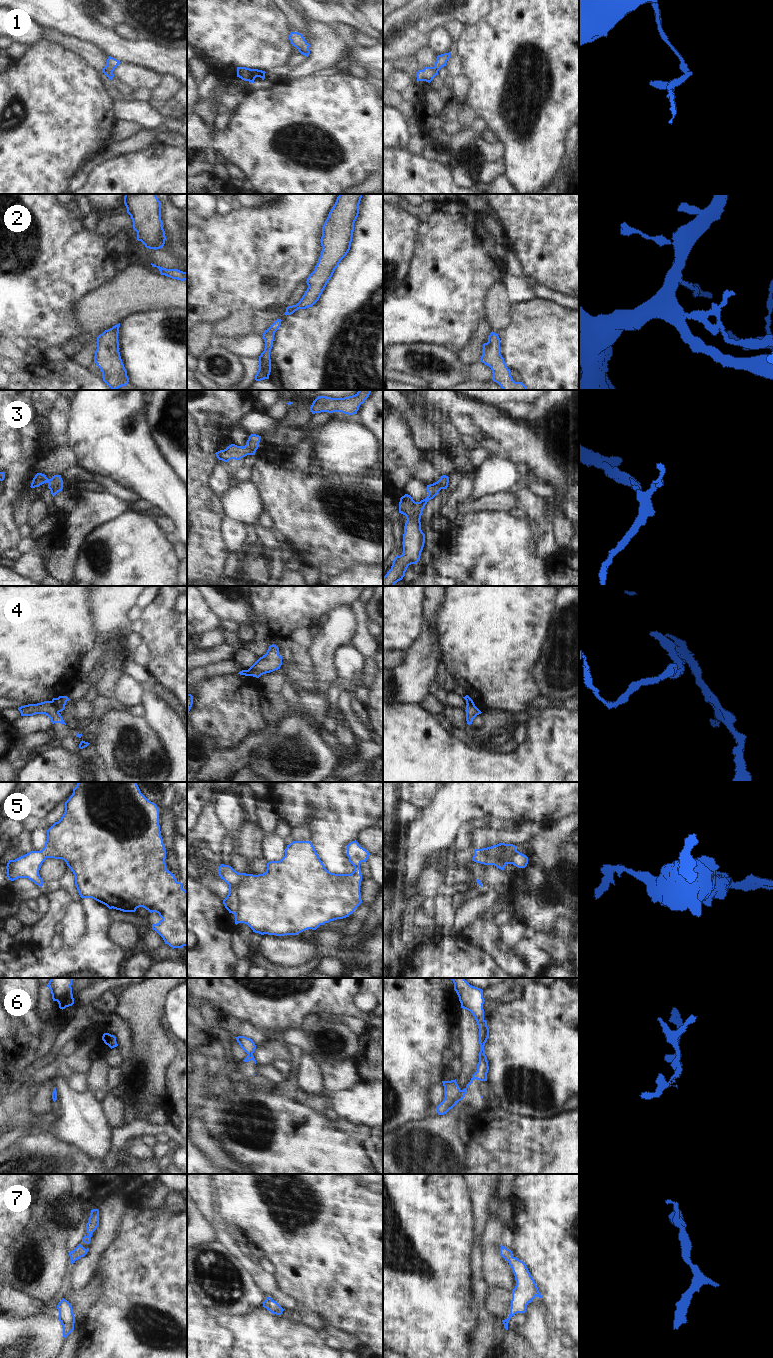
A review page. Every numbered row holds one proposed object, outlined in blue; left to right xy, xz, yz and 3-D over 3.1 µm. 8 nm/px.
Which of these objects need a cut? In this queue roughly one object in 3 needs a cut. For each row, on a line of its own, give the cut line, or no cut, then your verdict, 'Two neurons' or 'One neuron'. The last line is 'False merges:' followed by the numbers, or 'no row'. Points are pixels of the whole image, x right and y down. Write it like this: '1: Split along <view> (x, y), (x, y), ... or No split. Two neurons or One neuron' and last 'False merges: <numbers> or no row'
1: No split. One neuron
2: No split. One neuron
3: No split. One neuron
4: Split along xy (51, 701), (59, 711). Two neurons
5: Split along xz (239, 873), (239, 883), (236, 888), (238, 909), (235, 914). Two neurons
6: Split along yz (461, 1090), (459, 1100). Two neurons
7: No split. One neuron
False merges: 4, 5, 6

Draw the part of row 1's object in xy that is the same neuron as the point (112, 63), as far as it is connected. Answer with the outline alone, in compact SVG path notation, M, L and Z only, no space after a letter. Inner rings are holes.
M111 56L108 57L106 66L103 68L102 73L104 73L109 79L113 79L113 71L121 62Z

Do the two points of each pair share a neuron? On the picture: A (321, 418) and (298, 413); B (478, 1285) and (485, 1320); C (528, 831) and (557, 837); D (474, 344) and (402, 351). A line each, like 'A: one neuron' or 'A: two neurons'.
A: two neurons
B: one neuron
C: two neurons
D: two neurons

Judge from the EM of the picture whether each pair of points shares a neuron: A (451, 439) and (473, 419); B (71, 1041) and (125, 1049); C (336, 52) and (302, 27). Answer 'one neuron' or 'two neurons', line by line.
A: two neurons
B: two neurons
C: two neurons

